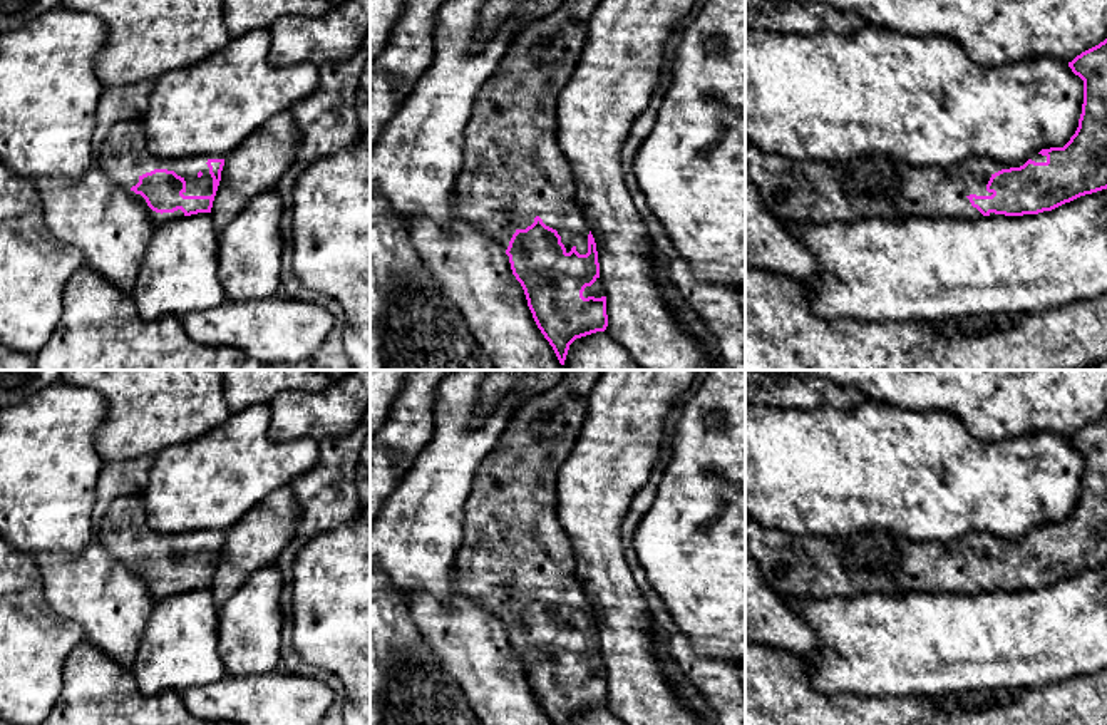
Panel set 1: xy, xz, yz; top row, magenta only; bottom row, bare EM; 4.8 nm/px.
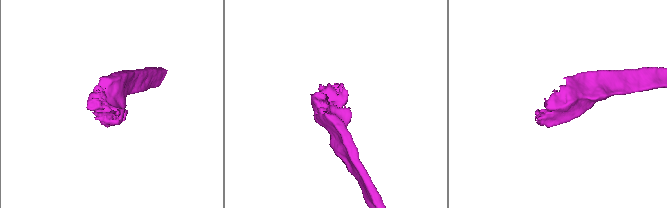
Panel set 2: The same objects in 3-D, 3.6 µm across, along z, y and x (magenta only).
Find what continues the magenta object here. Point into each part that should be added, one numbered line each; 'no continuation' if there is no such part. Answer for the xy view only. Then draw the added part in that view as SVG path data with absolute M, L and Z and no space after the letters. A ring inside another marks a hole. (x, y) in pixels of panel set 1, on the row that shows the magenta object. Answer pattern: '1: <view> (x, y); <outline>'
1: xy (124, 156); M127 119L116 122L102 146L100 167L104 174L122 188L129 196L139 201L151 223L159 228L164 223L176 221L184 216L181 209L174 213L152 211L141 194L131 188L139 183L139 177L154 169L174 171L186 181L184 196L211 196L213 177L209 174L208 161L224 159L221 156L198 156L183 159L164 159L152 156L146 147L146 132L141 119Z

